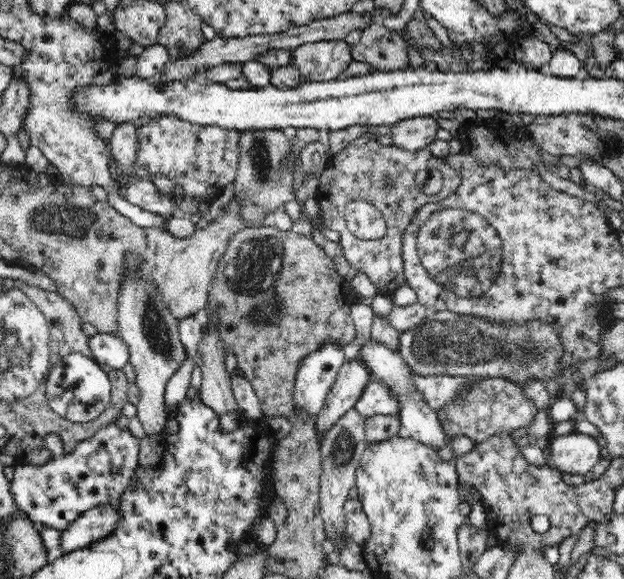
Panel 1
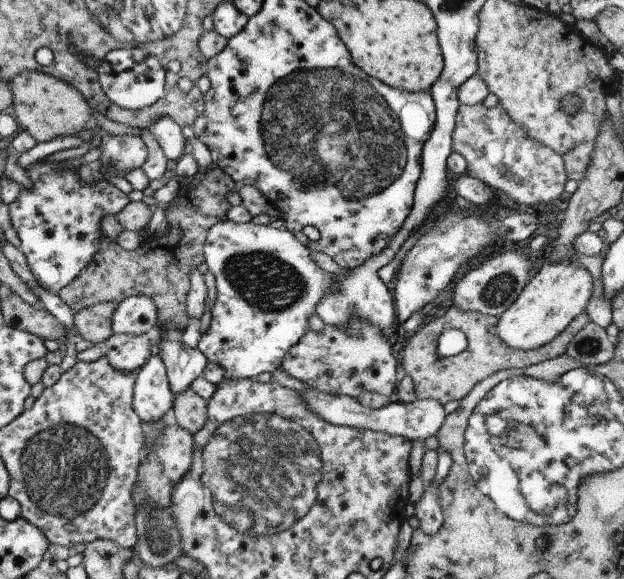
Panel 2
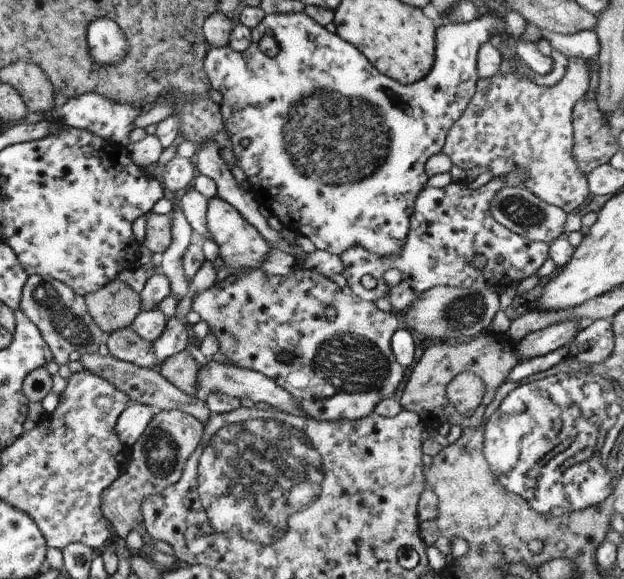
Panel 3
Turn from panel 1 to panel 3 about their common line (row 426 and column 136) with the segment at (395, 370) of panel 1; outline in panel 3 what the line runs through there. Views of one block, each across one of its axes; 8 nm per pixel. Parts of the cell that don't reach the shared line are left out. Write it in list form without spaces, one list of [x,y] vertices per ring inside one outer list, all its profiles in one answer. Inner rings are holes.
[[[142,403],[136,404],[136,406],[127,406],[124,409],[122,416],[116,423],[115,431],[128,450],[144,434],[144,429],[150,424],[156,410],[155,407]]]

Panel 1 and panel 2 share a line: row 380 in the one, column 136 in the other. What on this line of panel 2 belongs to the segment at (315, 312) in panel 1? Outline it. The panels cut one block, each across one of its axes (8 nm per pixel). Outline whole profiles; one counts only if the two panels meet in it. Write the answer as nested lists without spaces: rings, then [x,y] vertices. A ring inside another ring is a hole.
[[[214,164],[207,174],[198,172],[192,178],[180,178],[181,192],[174,199],[176,205],[164,210],[169,222],[167,236],[148,237],[133,251],[121,250],[116,242],[110,242],[106,236],[101,238],[94,260],[57,295],[74,313],[96,303],[114,301],[118,304],[132,295],[146,295],[157,304],[157,324],[161,330],[166,325],[176,325],[184,332],[189,320],[186,301],[191,287],[190,268],[205,262],[203,246],[207,232],[217,222],[227,219],[226,213],[232,206],[226,195],[240,190],[241,186]]]

